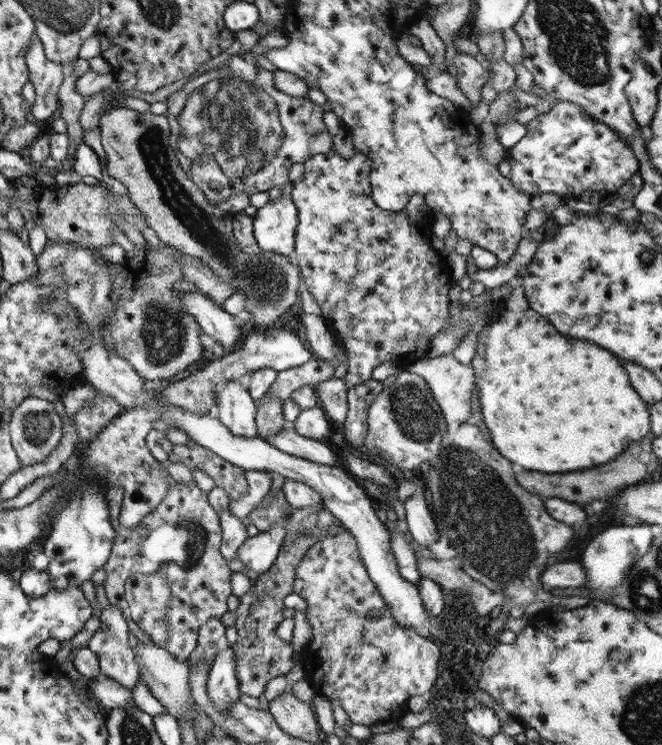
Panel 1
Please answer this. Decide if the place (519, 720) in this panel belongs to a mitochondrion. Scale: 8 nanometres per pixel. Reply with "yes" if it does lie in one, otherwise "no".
no

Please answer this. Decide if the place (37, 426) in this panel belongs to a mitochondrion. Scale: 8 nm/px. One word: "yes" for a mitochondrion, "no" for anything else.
yes

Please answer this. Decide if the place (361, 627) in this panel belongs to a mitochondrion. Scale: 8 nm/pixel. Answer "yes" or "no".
yes

